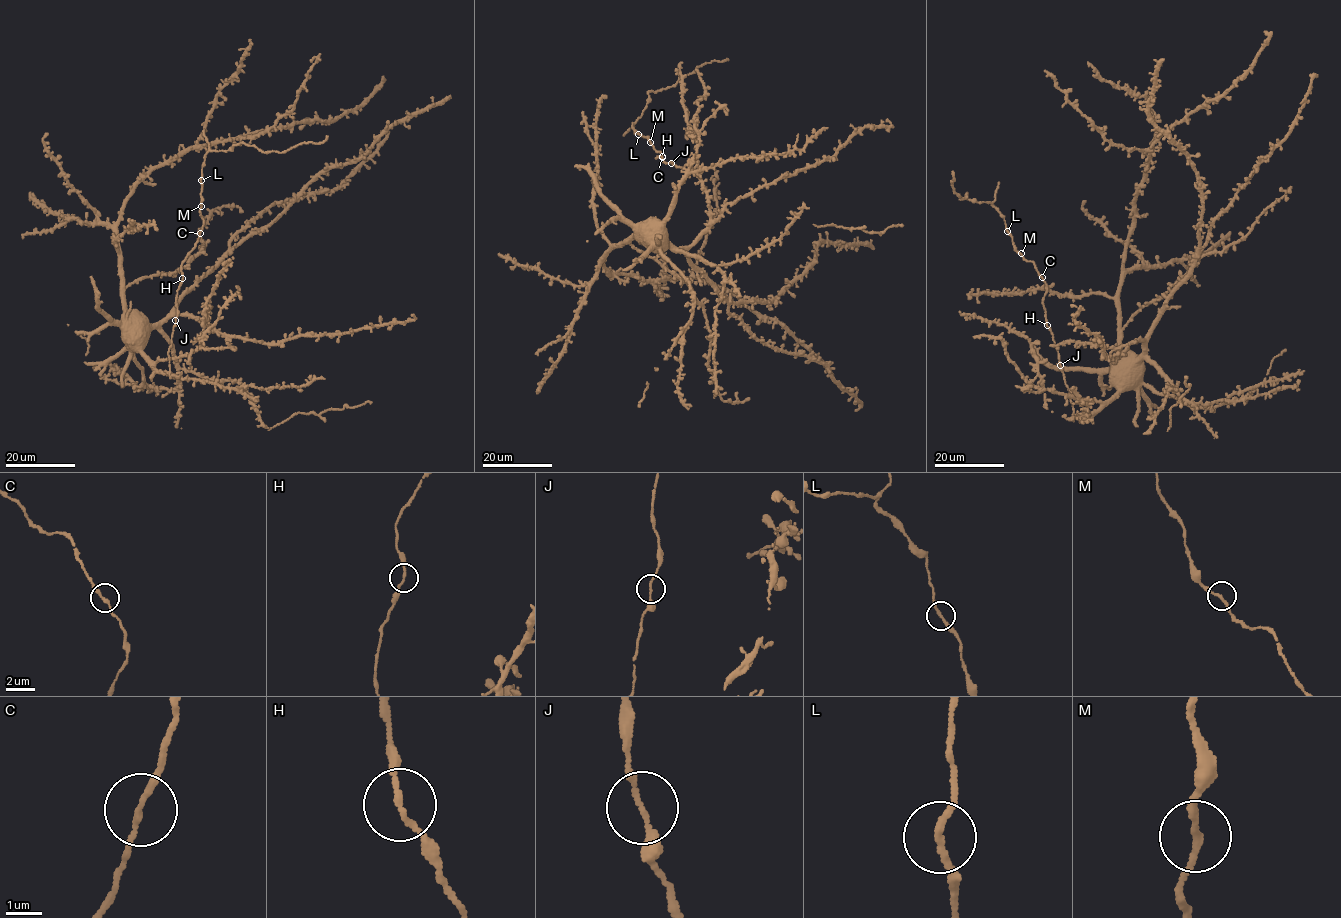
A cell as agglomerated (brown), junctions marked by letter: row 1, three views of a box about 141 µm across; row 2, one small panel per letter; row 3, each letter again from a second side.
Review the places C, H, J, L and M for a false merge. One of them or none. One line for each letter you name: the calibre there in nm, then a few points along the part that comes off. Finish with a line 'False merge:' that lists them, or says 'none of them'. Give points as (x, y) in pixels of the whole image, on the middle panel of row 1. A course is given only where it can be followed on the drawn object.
False merge: none of them

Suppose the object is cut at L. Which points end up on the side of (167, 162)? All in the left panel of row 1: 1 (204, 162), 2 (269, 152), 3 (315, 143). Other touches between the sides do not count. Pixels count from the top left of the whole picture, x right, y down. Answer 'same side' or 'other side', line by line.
1: other side
2: other side
3: other side

